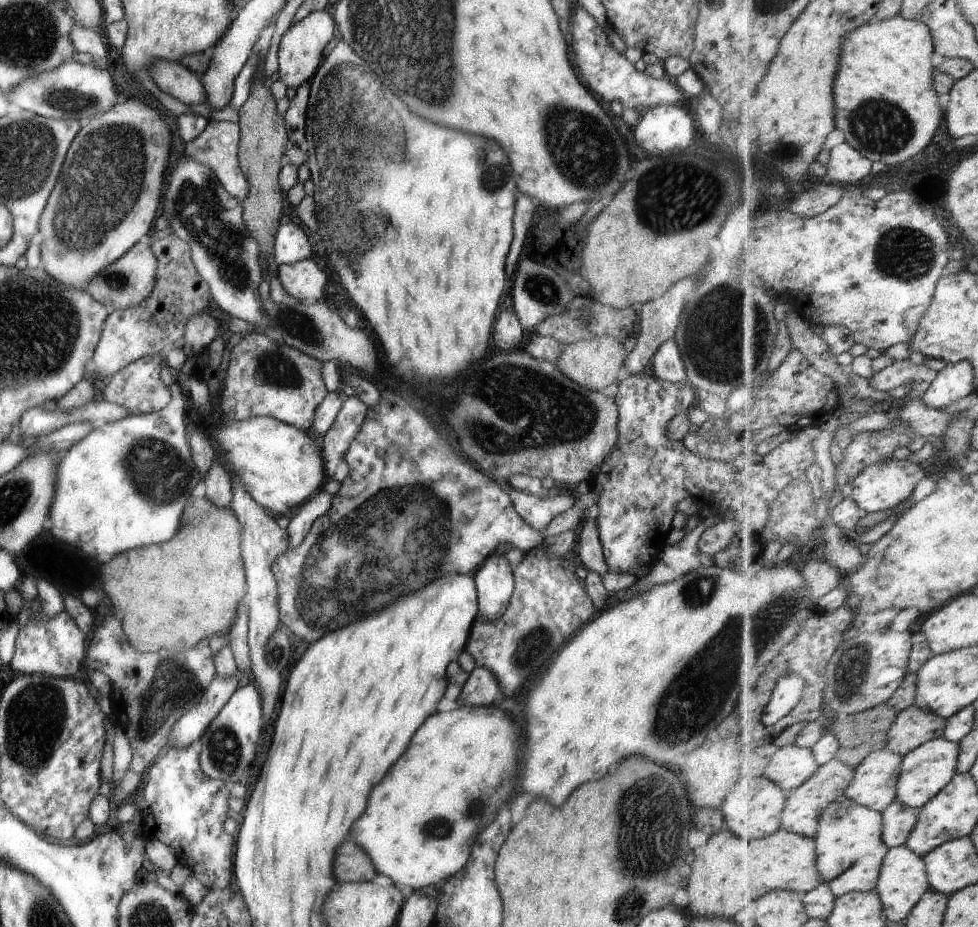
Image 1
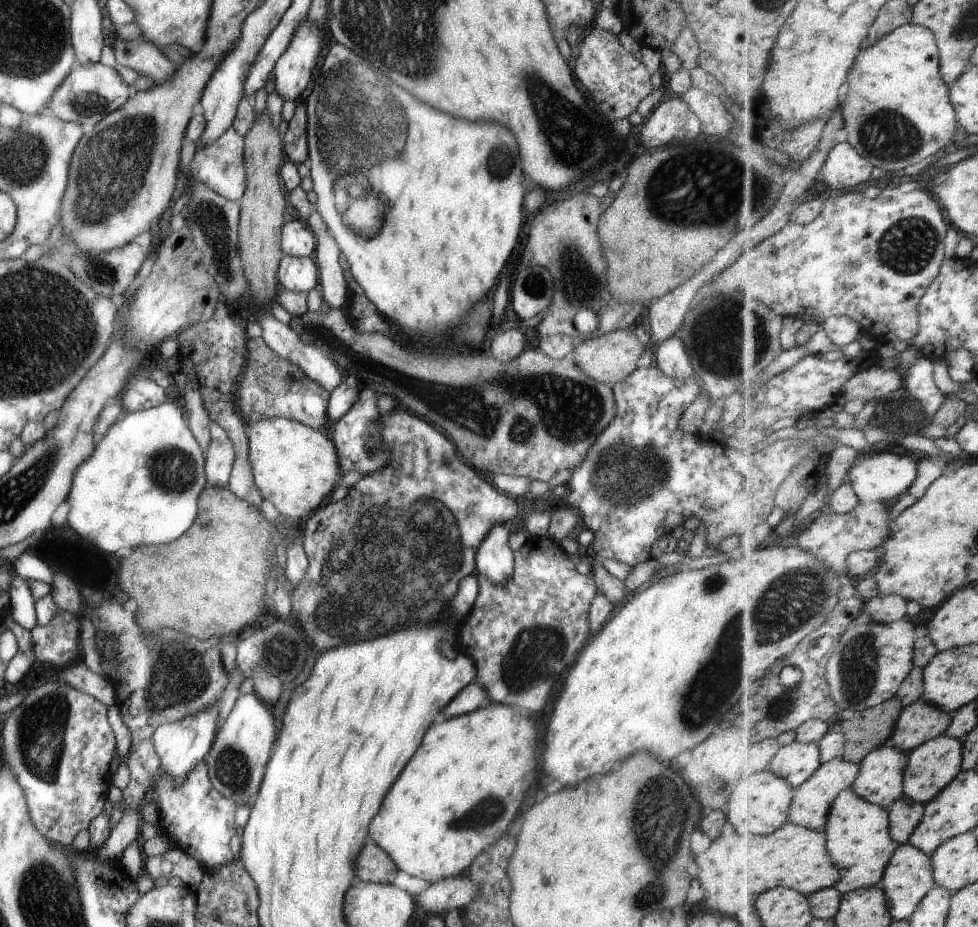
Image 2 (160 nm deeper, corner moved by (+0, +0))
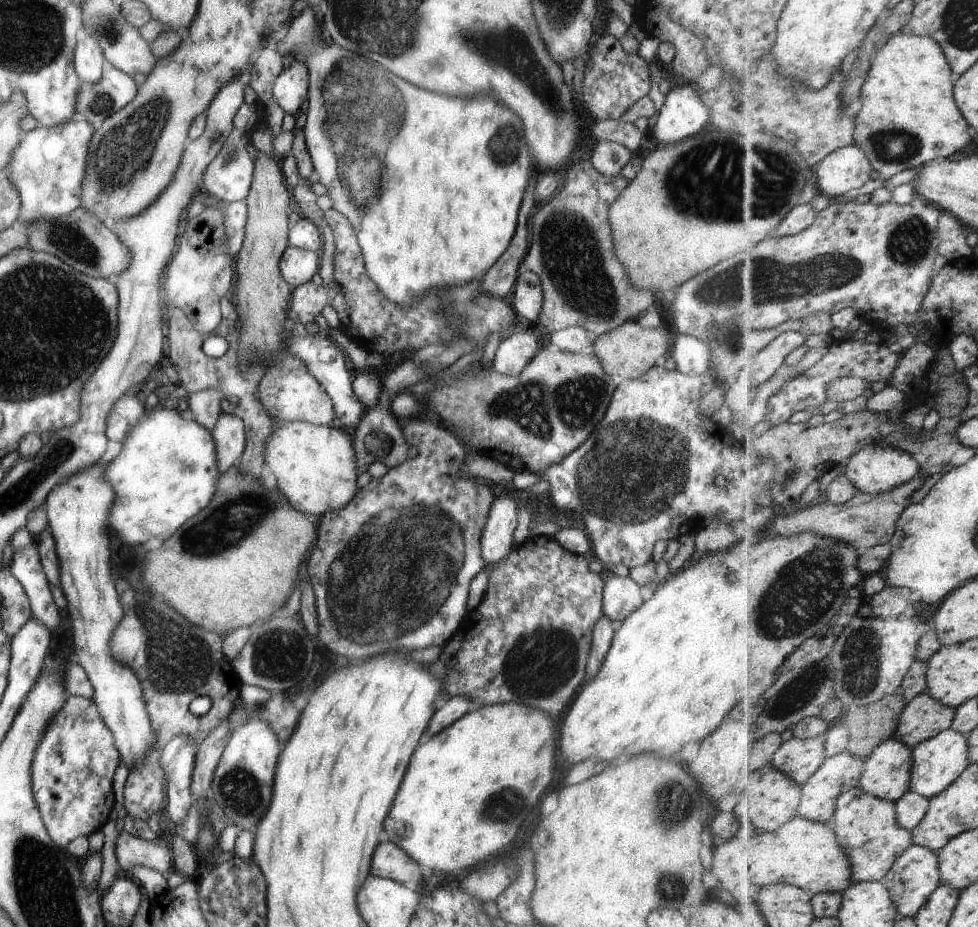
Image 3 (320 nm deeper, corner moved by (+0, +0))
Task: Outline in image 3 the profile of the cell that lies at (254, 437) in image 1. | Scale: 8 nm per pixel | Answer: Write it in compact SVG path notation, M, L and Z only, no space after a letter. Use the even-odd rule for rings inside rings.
M303 421L282 422L264 442L264 463L275 477L276 487L285 495L289 504L315 520L328 510L343 508L358 489L355 479L360 472L355 462L352 440L345 437L341 429L329 425L312 425Z

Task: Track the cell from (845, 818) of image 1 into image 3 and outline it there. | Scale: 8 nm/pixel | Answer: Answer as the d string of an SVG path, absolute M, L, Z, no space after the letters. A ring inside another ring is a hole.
M860 787L846 789L840 794L831 826L852 862L855 883L883 880L897 859L915 844L912 831L898 820L896 802L867 794Z

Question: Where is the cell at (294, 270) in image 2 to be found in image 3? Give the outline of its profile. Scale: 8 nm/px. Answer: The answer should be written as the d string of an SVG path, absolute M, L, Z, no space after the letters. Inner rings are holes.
M287 245L281 253L278 267L284 281L292 290L309 281L317 272L317 255L313 251Z

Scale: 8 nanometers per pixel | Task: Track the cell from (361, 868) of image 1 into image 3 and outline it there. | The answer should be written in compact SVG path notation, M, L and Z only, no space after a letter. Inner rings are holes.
M380 839L377 850L373 852L369 875L386 878L402 883L412 879L421 881L420 864L415 862L400 846L389 840Z

